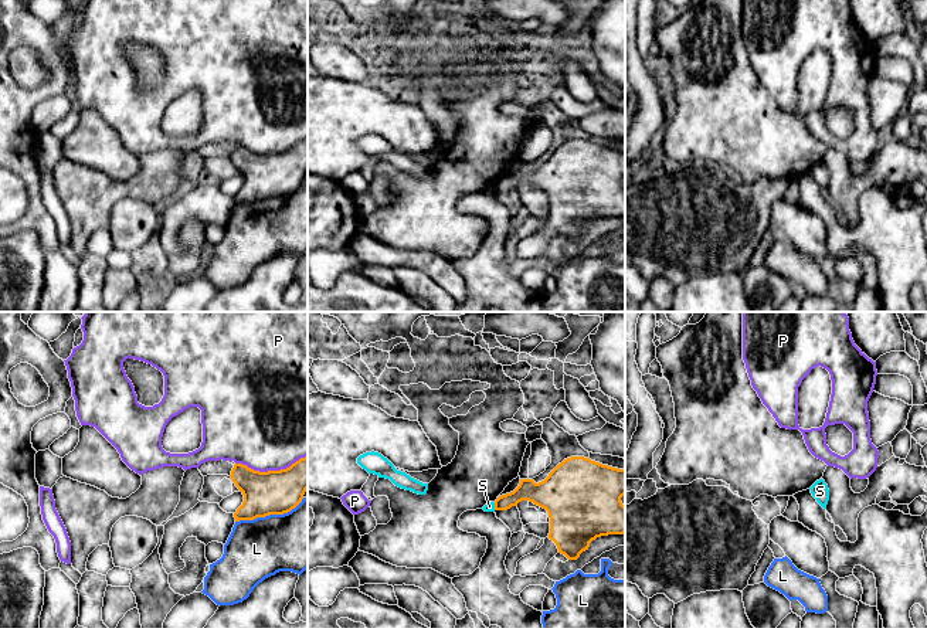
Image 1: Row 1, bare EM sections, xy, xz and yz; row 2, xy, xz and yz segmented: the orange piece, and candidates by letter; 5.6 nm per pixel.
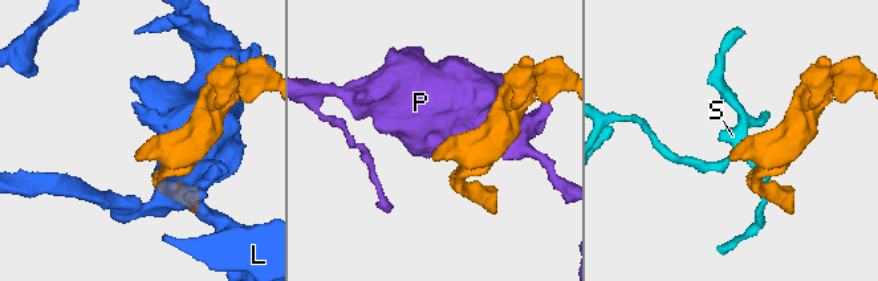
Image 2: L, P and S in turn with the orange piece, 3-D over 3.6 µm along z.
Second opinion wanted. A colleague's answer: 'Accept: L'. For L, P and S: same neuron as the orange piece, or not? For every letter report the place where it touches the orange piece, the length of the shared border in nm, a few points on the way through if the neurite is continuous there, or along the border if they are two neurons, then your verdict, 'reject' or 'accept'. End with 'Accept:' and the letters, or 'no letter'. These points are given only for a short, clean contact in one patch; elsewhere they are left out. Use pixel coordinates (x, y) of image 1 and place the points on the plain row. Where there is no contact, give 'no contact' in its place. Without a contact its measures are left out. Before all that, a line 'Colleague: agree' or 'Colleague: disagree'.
Colleague: disagree
L: meets orange in xy at (270, 196); contact 420 nm long; reject
P: meets orange in xy at (271, 153); contact 420 nm long; reject
S: meets orange in xz at (495, 189); contact 50 nm long; border along xz (493, 184), (495, 192); reject
Accept: no letter

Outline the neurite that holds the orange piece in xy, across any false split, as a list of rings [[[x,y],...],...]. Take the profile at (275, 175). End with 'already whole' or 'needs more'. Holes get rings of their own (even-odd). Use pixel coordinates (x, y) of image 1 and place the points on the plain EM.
[[[308,138],[281,153],[259,155],[235,146],[230,159],[244,177],[235,204],[283,197],[295,191],[308,173]]]; already whole

